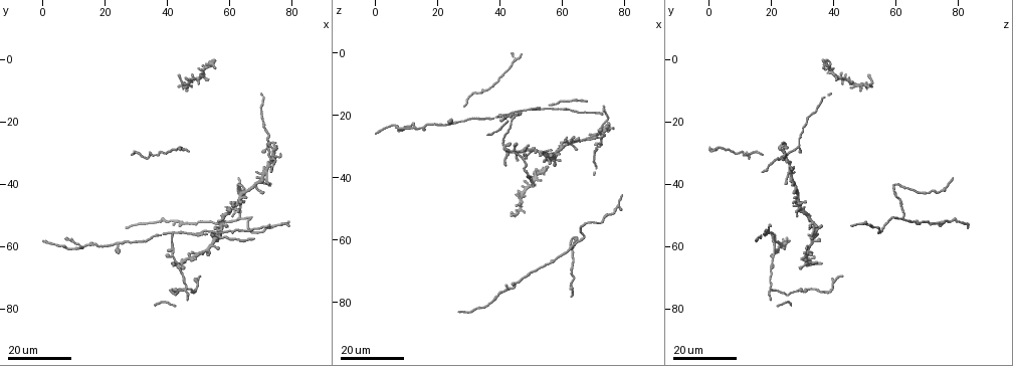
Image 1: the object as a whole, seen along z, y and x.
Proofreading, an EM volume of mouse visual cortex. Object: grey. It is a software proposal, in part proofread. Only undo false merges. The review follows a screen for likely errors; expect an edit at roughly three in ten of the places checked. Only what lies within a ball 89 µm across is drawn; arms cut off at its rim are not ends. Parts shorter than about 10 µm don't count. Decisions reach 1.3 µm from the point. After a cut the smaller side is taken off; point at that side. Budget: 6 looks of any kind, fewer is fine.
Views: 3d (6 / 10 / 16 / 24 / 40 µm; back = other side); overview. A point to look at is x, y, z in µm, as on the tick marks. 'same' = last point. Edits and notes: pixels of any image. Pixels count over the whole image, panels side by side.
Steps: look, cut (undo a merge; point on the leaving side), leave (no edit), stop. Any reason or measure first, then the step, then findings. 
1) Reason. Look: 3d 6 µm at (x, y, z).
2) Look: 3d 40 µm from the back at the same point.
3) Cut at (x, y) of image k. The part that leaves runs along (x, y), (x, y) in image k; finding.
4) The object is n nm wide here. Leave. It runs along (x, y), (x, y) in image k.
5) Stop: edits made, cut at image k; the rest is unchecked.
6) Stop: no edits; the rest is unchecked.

Look: 3d 16 µm at (49.5, 56.0, 18.5).

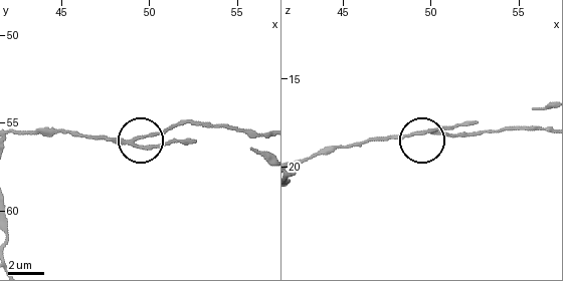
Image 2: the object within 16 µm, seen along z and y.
Look: 3d 6 µm at the same point.

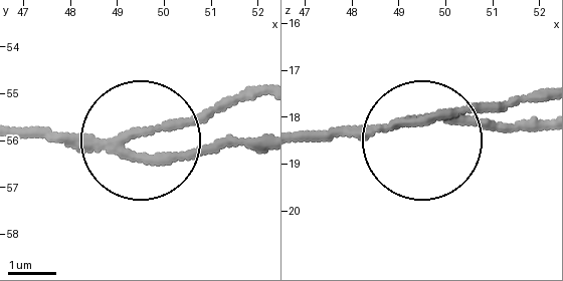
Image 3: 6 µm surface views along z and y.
The object is 150 nm wide here. Cut at (163, 122) of image 3. The part that leaves runs along (91, 144), (172, 131), (256, 95) in image 3; two neurons meet here.

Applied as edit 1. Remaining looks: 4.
Redraw. Look: overview.

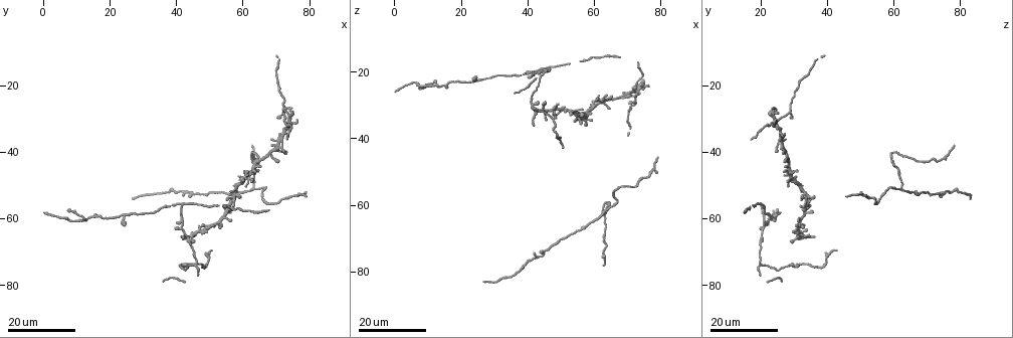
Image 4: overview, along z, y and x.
Small branch off a trunk. Look: 3d 24 µm at (62.5, 51.0, 62.0).

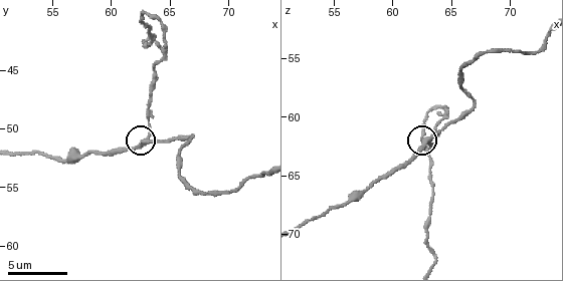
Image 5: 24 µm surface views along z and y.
Look: 3d 10 µm at (63.0, 51.0, 62.0).

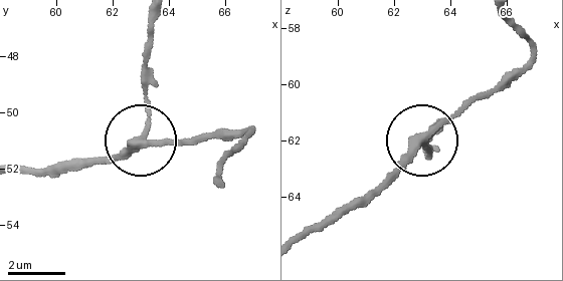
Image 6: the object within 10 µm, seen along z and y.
Look: 3d 10 µm from the back at (63.0, 50.8, 62.1).

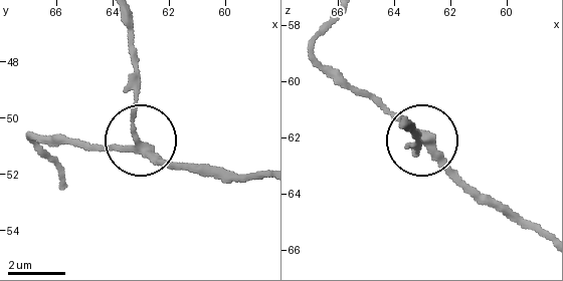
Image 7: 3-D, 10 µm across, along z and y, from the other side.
The object is 220 nm wide here. Leave. One neuron here.

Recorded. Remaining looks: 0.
Stop: edits made, cut at image 3; the rest is unchecked.

